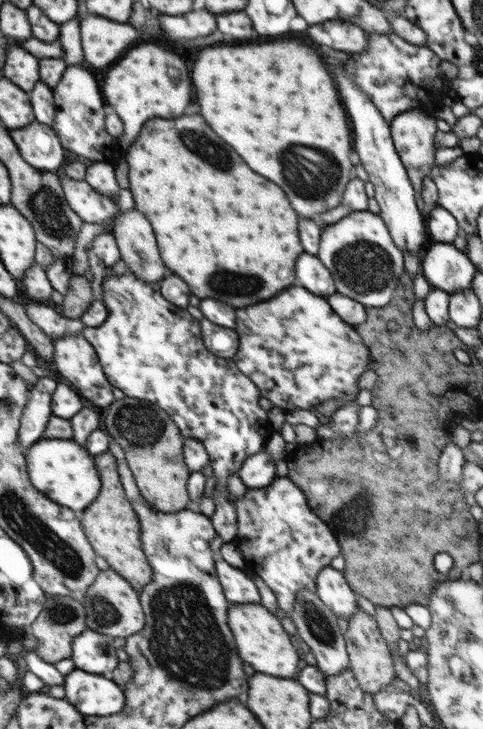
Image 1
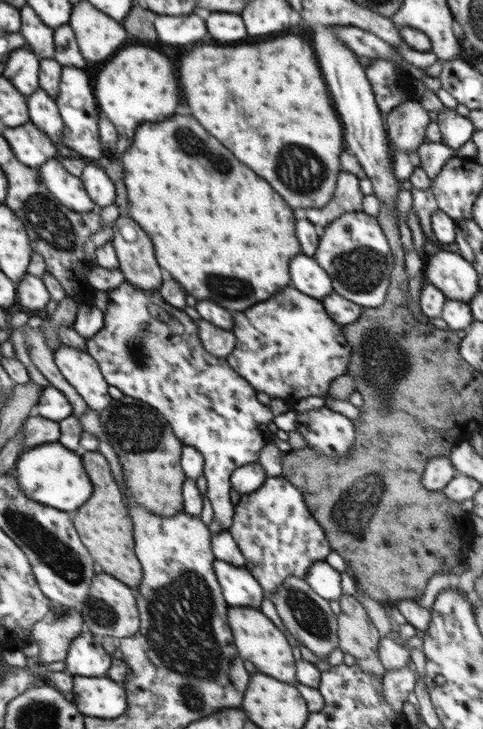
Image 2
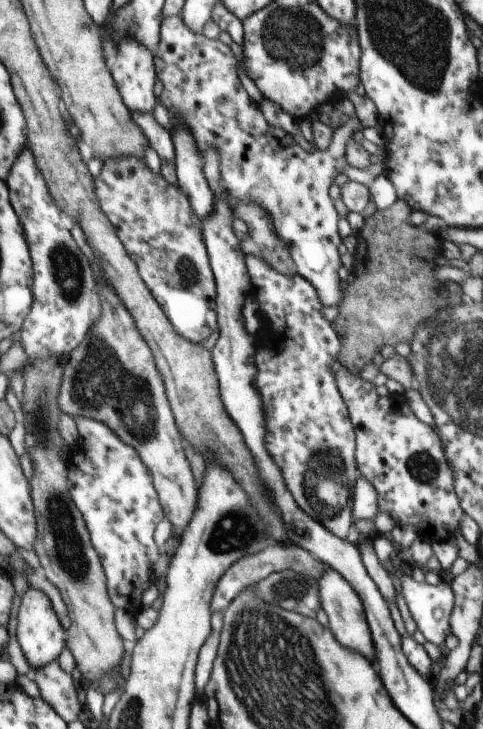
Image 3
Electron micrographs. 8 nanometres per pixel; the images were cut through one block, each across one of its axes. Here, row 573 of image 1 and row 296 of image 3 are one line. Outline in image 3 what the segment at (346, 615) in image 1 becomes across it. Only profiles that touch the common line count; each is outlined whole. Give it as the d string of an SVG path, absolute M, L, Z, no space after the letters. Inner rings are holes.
M180 14L164 18L164 20L161 21L160 37L159 46L153 52L153 62L157 79L163 86L161 94L157 98L157 102L168 110L168 113L170 113L170 116L172 117L172 122L178 122L187 129L187 132L193 137L194 142L196 142L198 152L203 153L205 150L208 150L210 146L216 148L216 152L220 154L221 183L222 186L228 190L228 195L241 203L256 202L256 204L262 206L262 208L268 212L268 216L270 216L270 220L272 220L272 226L274 226L274 234L280 238L282 244L288 246L288 252L290 252L290 256L292 256L292 260L294 260L294 264L296 264L296 271L304 278L304 280L308 280L308 282L314 286L316 292L318 292L318 298L320 298L320 302L322 302L324 307L334 306L338 308L344 296L344 290L342 290L342 286L340 286L341 280L338 276L338 269L342 266L342 257L338 252L338 246L341 244L342 240L338 233L338 221L340 216L334 207L332 198L330 198L330 187L334 184L335 177L339 174L344 174L353 182L360 182L366 186L369 186L379 175L384 174L383 164L370 165L366 170L358 170L358 168L350 166L346 161L346 146L348 146L348 142L350 142L355 131L362 131L364 127L356 117L350 119L346 124L333 132L333 136L331 137L332 142L330 142L328 150L318 149L313 154L310 154L310 152L306 152L306 150L300 148L293 138L277 133L277 131L272 129L270 124L266 122L259 105L256 105L253 100L250 99L250 96L248 96L240 82L240 78L238 77L238 59L235 58L228 45L223 44L219 39L210 40L210 38L206 38L202 33L196 33L195 31L190 30L190 28L182 21Z

